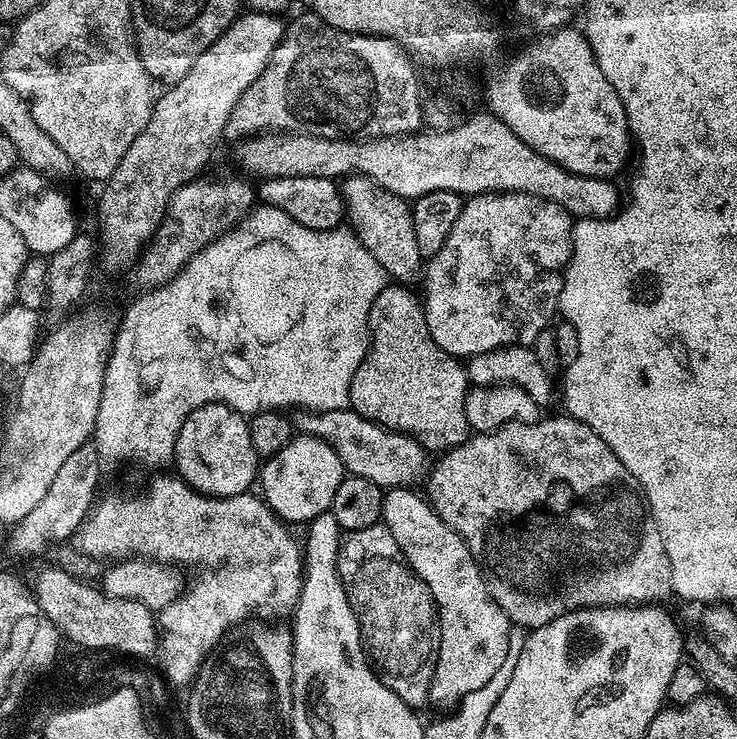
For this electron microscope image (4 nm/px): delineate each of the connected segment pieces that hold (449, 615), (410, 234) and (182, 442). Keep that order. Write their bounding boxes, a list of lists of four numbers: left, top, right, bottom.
[[382,488,510,710],[342,174,422,282],[174,404,258,496]]

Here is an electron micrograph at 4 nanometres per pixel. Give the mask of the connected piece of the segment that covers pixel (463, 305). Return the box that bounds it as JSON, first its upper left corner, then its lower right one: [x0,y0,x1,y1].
[422,192,573,358]

